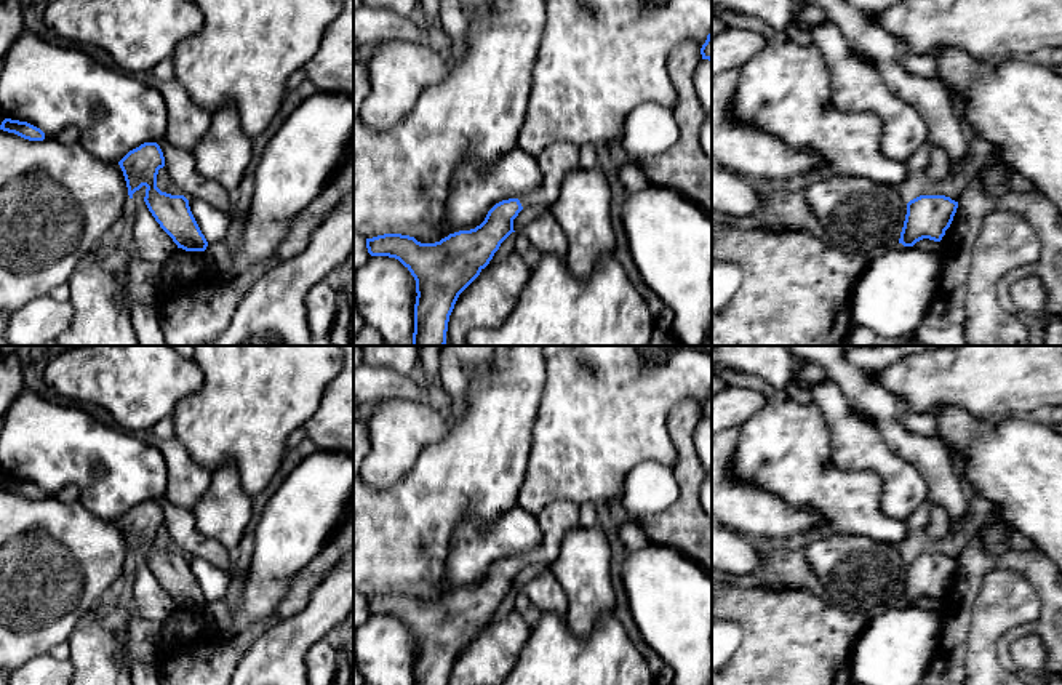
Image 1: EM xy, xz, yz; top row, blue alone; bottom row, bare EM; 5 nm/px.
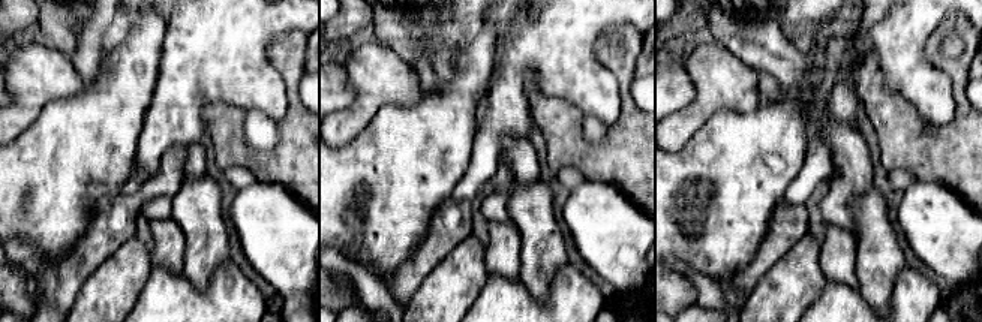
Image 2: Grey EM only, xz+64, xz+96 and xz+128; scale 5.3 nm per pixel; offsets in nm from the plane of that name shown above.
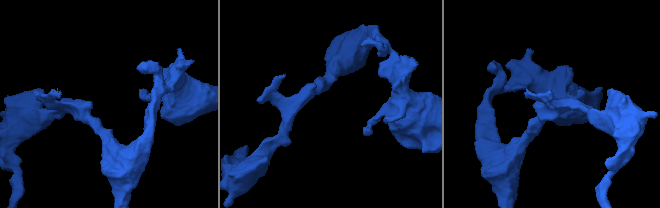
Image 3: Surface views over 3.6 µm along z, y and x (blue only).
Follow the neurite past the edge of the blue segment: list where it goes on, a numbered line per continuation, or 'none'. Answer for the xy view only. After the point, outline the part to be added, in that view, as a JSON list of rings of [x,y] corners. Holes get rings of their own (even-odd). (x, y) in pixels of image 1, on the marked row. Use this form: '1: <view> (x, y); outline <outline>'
1: xy (71, 135); outline [[[69,126],[62,131],[56,133],[54,136],[45,134],[45,139],[56,139],[62,144],[72,144],[72,142],[78,142],[80,133],[75,126]]]

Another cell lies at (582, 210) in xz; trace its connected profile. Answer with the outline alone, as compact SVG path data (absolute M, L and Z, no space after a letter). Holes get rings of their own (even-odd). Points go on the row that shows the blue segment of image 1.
M574 166L566 173L560 197L549 206L568 238L566 264L585 278L605 254L613 254L611 187L603 170Z

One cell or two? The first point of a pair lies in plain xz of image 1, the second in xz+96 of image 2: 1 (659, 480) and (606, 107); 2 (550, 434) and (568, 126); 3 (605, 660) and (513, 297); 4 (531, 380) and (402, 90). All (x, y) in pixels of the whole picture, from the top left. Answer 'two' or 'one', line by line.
1: two
2: two
3: one
4: two

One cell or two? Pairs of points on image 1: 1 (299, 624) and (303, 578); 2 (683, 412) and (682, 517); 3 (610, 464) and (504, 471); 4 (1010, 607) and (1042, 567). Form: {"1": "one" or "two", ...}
{"1": "two", "2": "one", "3": "two", "4": "two"}

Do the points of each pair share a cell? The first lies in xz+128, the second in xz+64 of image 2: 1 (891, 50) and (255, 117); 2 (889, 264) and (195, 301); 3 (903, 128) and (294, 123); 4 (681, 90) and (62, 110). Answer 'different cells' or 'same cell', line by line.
1: different cells
2: different cells
3: same cell
4: same cell

